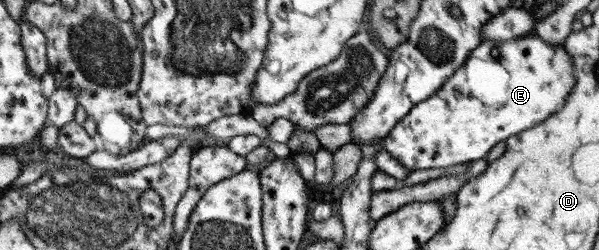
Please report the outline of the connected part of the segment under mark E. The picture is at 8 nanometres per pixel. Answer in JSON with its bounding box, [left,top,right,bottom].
[381,35,575,171]

